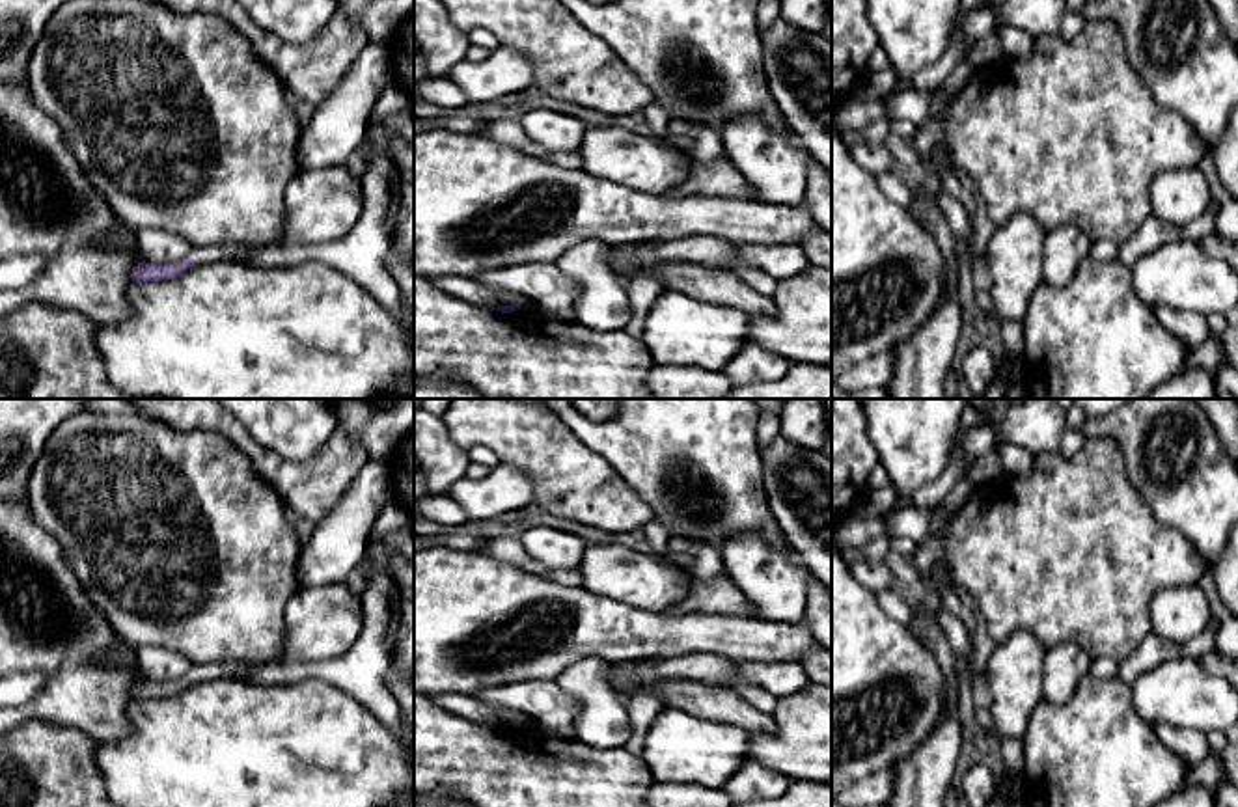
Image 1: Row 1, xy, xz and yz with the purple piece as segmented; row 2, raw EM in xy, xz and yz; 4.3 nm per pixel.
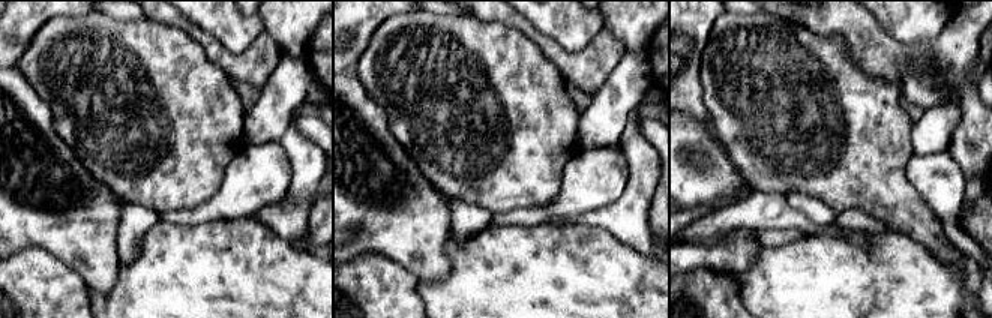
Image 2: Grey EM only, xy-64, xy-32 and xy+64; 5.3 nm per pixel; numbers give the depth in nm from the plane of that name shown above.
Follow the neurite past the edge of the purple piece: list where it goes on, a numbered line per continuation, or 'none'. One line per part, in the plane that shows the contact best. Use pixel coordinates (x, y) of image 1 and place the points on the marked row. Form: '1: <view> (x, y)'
1: xy (207, 254)

